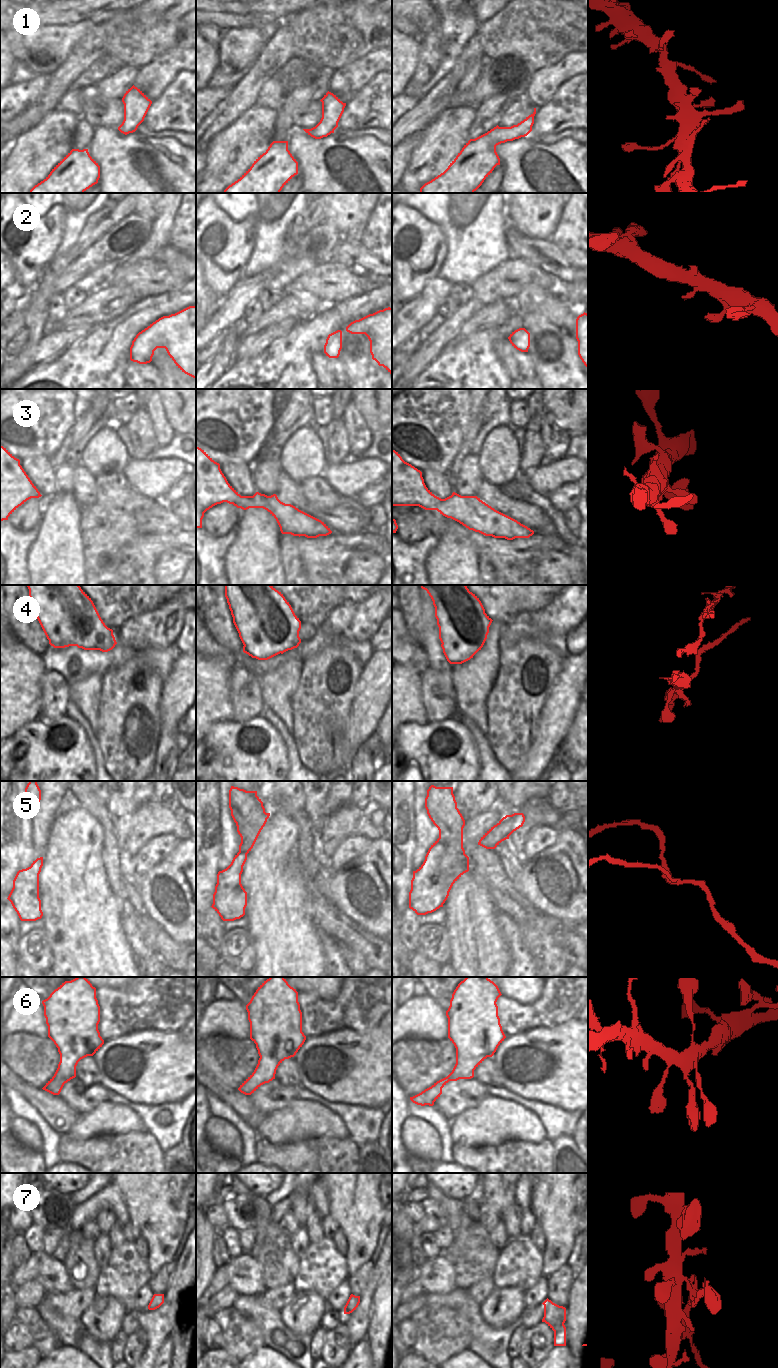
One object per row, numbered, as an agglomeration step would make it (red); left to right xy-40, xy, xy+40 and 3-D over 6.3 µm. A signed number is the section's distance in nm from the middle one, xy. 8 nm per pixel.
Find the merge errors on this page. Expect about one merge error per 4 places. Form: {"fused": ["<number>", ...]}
{"fused": ["4", "5", "7"]}

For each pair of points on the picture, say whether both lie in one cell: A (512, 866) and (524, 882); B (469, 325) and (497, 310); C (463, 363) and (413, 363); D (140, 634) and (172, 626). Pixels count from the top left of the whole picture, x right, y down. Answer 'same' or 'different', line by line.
A: different
B: same
C: different
D: same

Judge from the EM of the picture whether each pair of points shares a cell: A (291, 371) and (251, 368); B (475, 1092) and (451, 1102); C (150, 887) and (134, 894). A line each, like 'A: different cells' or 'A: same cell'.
A: same cell
B: same cell
C: different cells

